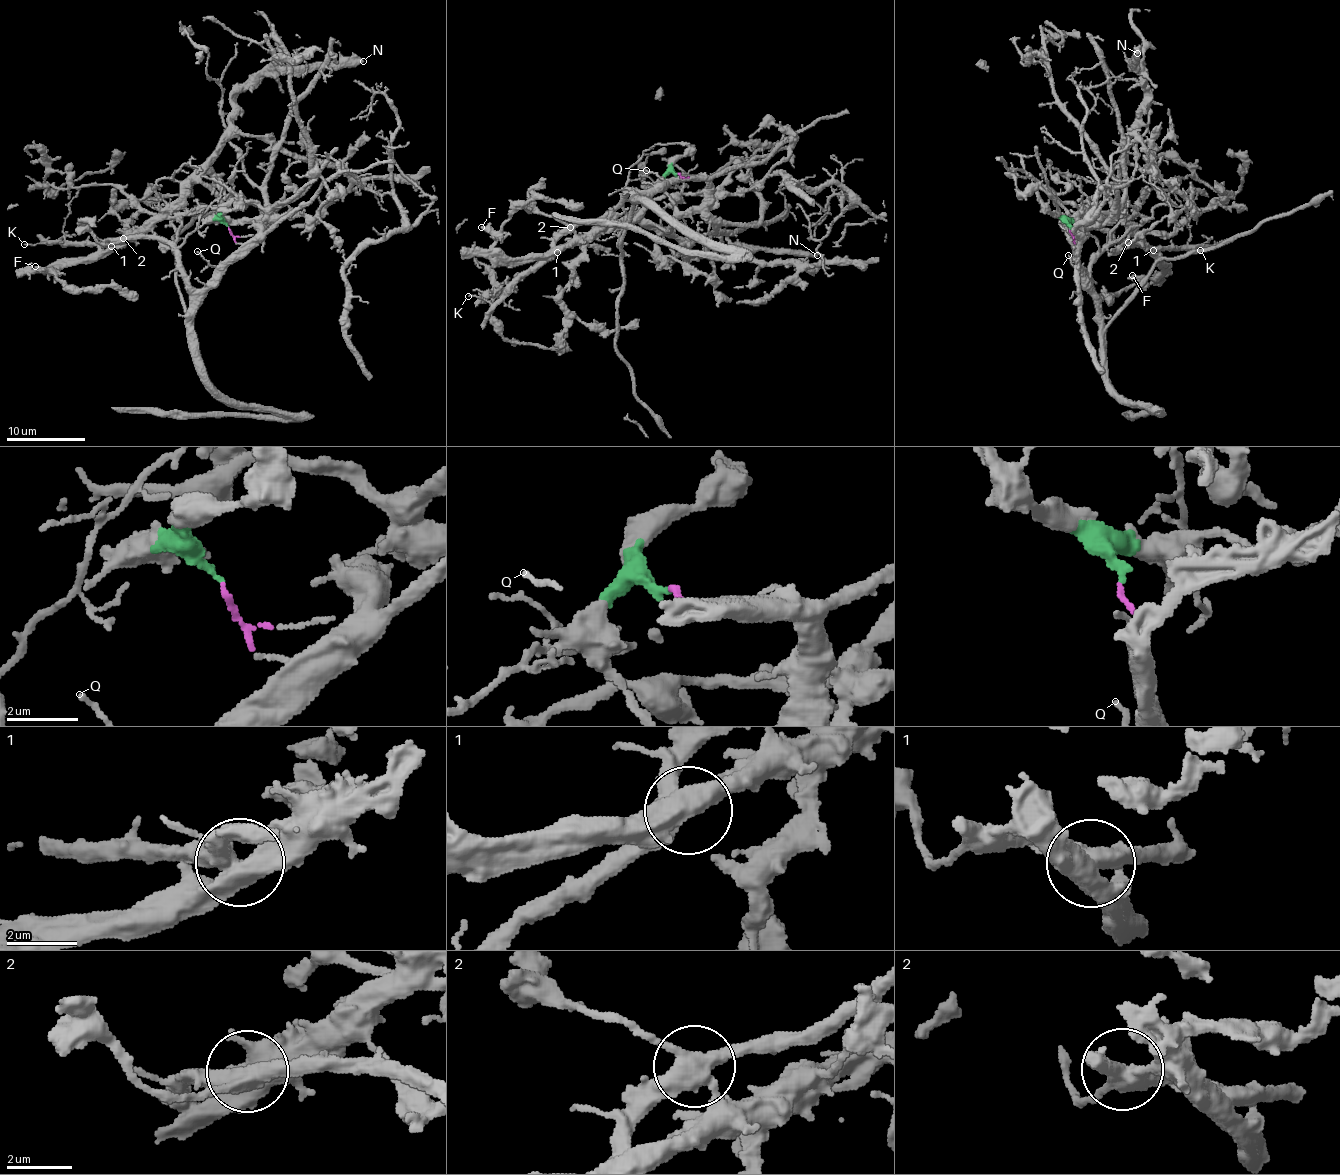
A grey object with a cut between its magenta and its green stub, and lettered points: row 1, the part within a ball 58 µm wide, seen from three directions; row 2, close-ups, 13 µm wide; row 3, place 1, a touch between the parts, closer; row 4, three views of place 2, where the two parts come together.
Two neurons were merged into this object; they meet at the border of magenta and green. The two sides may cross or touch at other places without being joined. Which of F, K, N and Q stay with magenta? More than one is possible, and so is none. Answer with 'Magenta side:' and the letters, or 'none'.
Magenta side: K, Q

